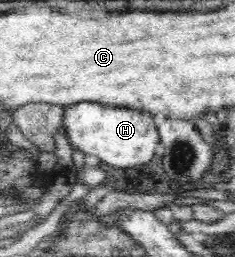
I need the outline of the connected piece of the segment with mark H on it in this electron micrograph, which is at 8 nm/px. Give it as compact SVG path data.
M97 102L64 106L62 127L75 154L95 155L100 161L123 169L151 161L160 142L151 114Z

